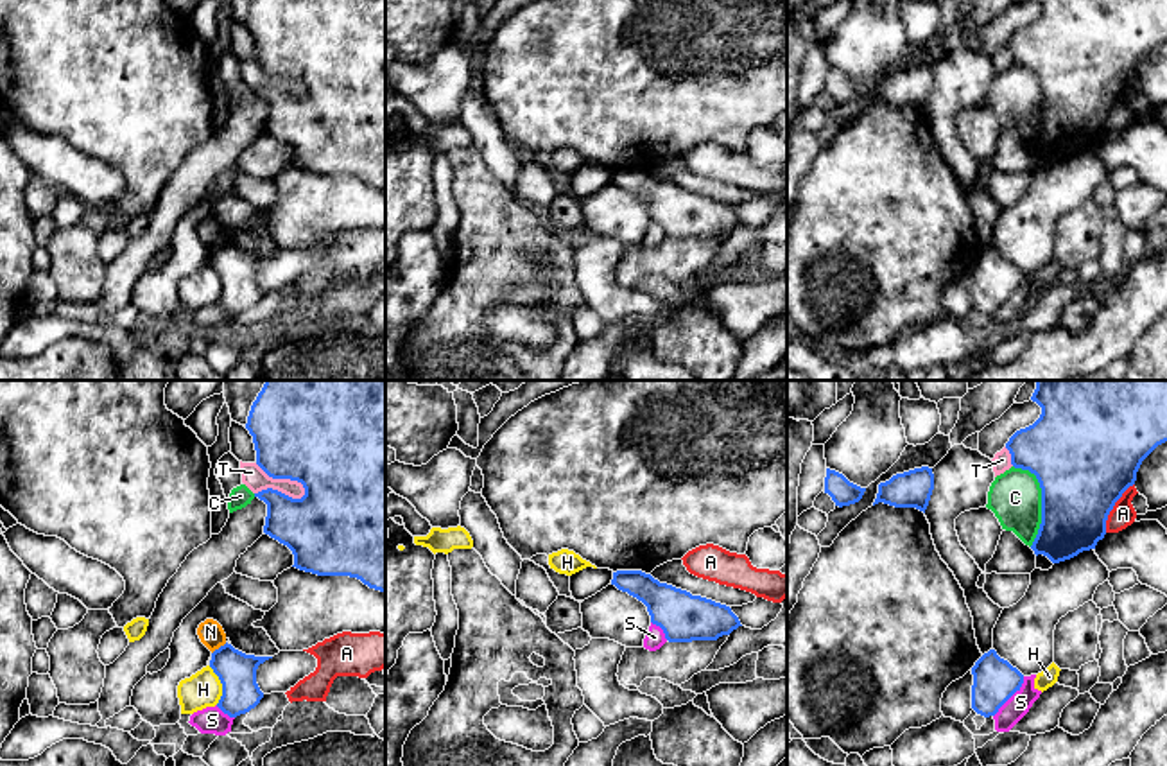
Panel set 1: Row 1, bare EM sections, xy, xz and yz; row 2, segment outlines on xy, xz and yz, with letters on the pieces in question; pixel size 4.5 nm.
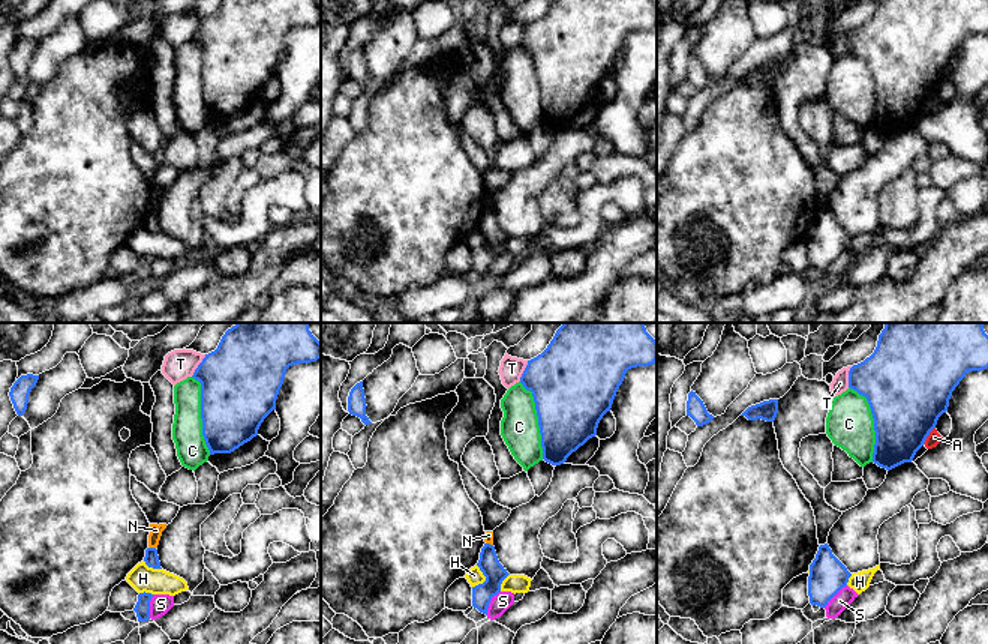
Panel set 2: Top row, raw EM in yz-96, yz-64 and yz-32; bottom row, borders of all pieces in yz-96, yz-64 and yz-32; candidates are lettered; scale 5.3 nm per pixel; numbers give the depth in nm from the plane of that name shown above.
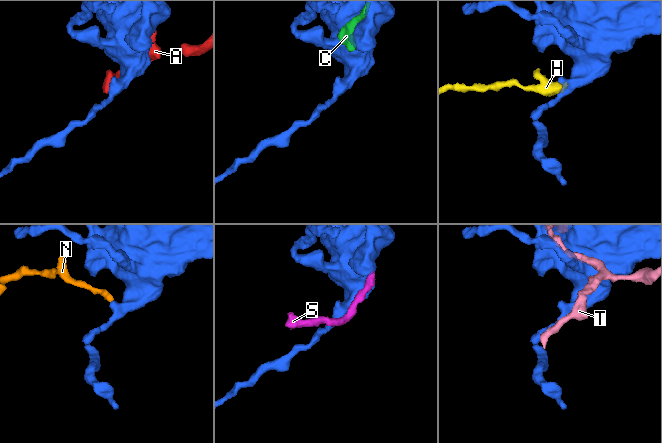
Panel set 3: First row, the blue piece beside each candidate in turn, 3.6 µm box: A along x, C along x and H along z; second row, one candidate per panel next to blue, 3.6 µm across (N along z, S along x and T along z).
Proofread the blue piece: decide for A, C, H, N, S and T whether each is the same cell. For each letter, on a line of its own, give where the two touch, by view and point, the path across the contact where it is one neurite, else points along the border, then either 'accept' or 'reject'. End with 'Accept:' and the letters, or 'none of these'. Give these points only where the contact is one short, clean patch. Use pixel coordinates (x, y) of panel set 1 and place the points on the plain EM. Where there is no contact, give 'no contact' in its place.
A: meets blue in yz at (1112, 106); reject
C: meets blue in yz at (1042, 99); reject
H: meets blue in xy at (223, 284); border along xy (208, 264), (221, 282), (217, 302); reject
N: meets blue in xy at (221, 244); border along xy (226, 241), (212, 252); reject
S: meets blue in yz at (1011, 293); reject
T: meets blue in xy at (284, 76); reject
Accept: none of these

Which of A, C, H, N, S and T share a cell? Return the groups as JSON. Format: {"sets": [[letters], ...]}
{"sets": [["A"], ["C", "S"], ["H"], ["N"], ["T"]]}

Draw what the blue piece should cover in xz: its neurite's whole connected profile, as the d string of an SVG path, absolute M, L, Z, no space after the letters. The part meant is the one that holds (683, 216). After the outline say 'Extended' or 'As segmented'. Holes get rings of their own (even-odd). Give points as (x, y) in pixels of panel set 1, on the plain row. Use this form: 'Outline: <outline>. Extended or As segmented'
Outline: M617 169L611 183L642 199L669 240L717 239L742 224L730 205L660 181L642 169Z. As segmented

